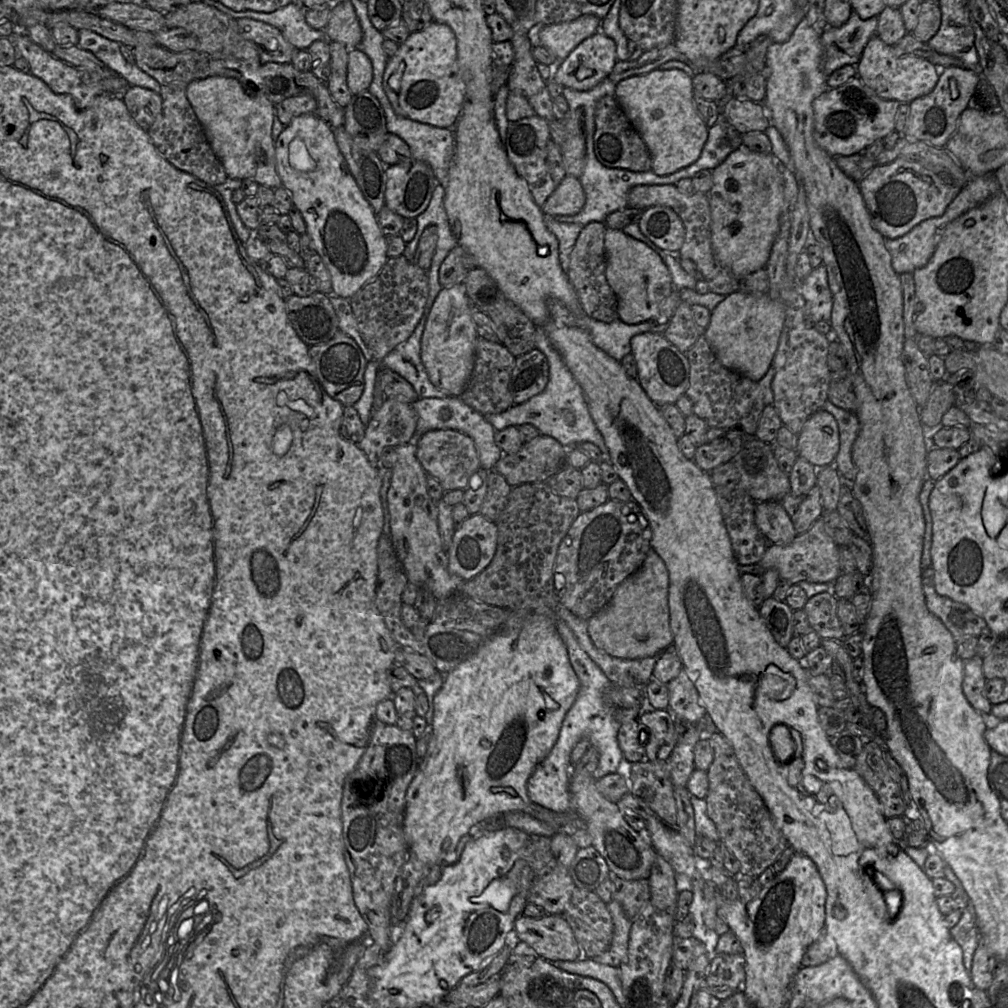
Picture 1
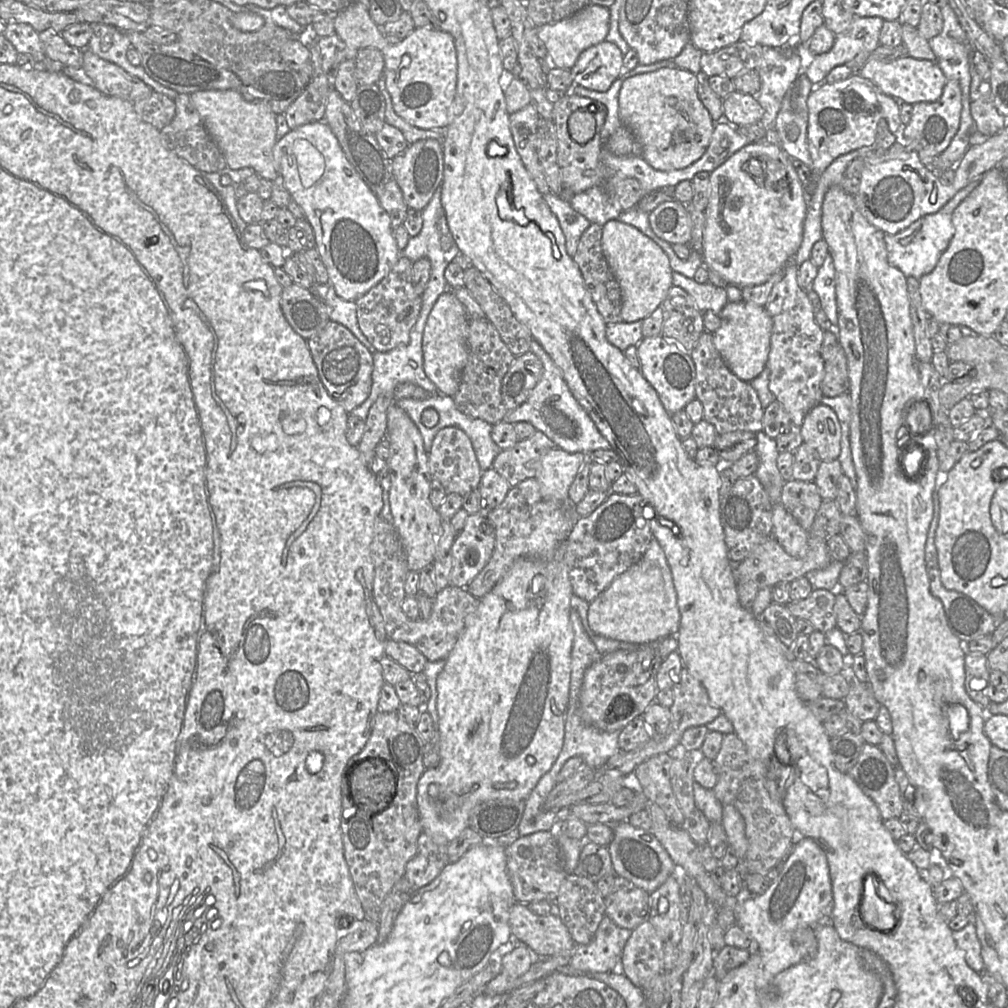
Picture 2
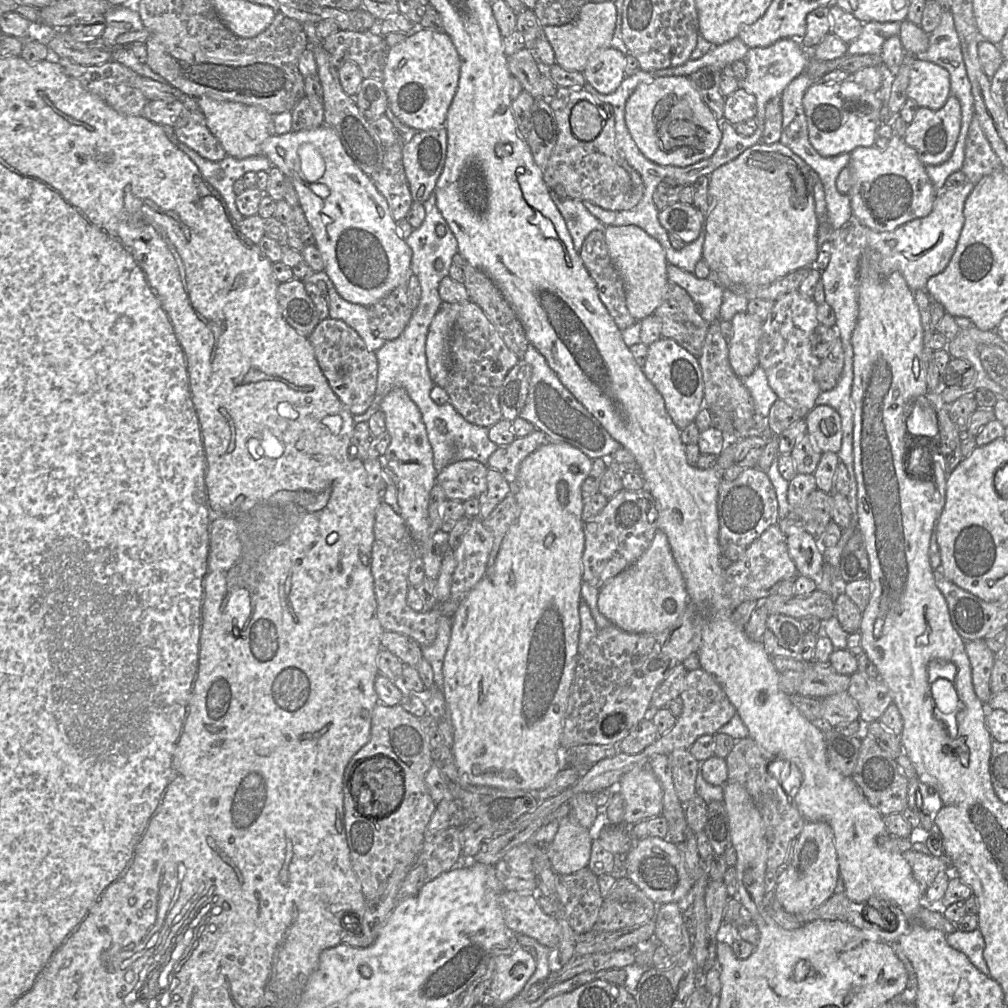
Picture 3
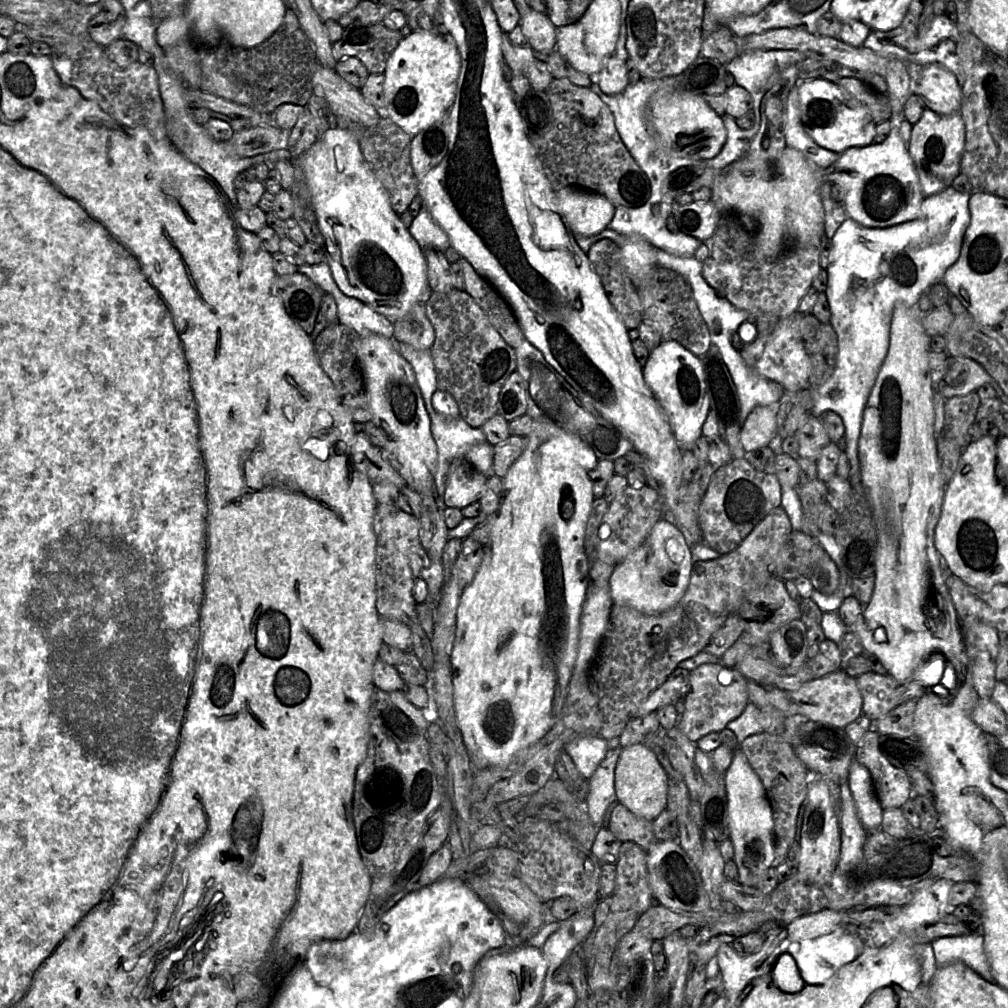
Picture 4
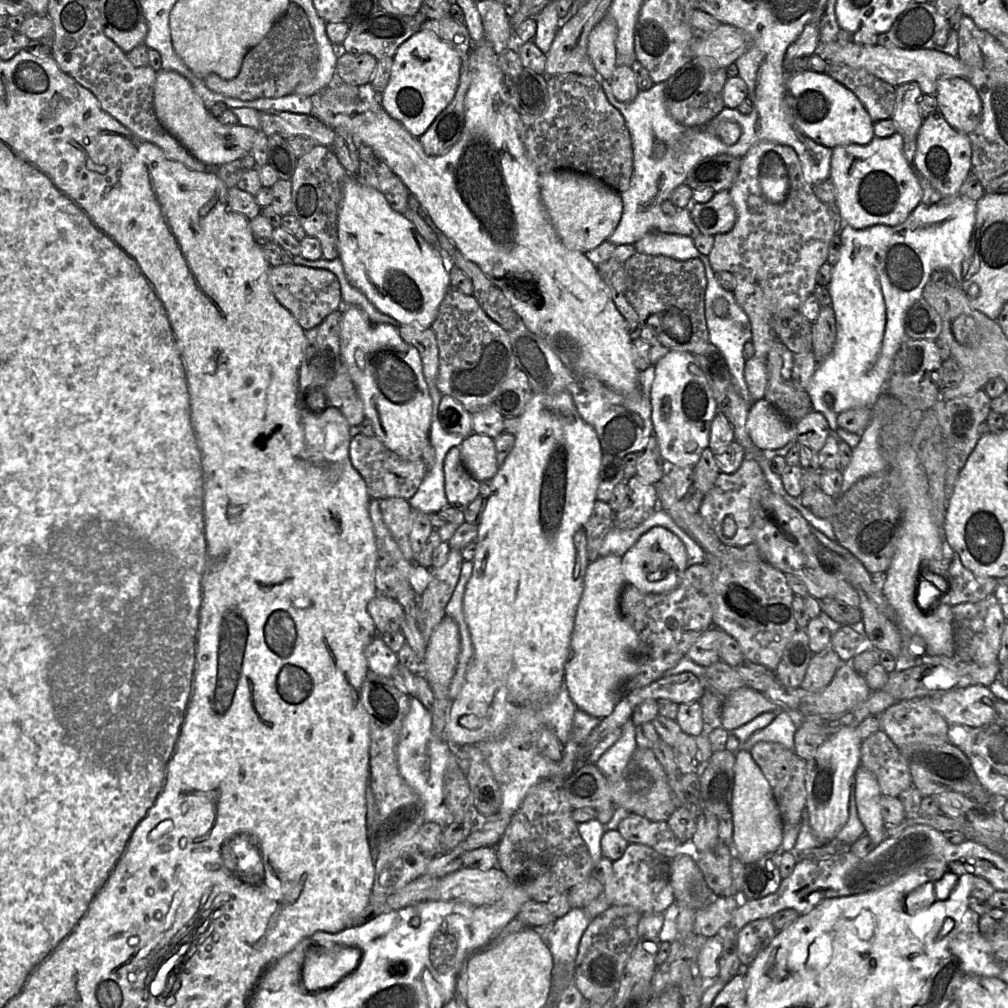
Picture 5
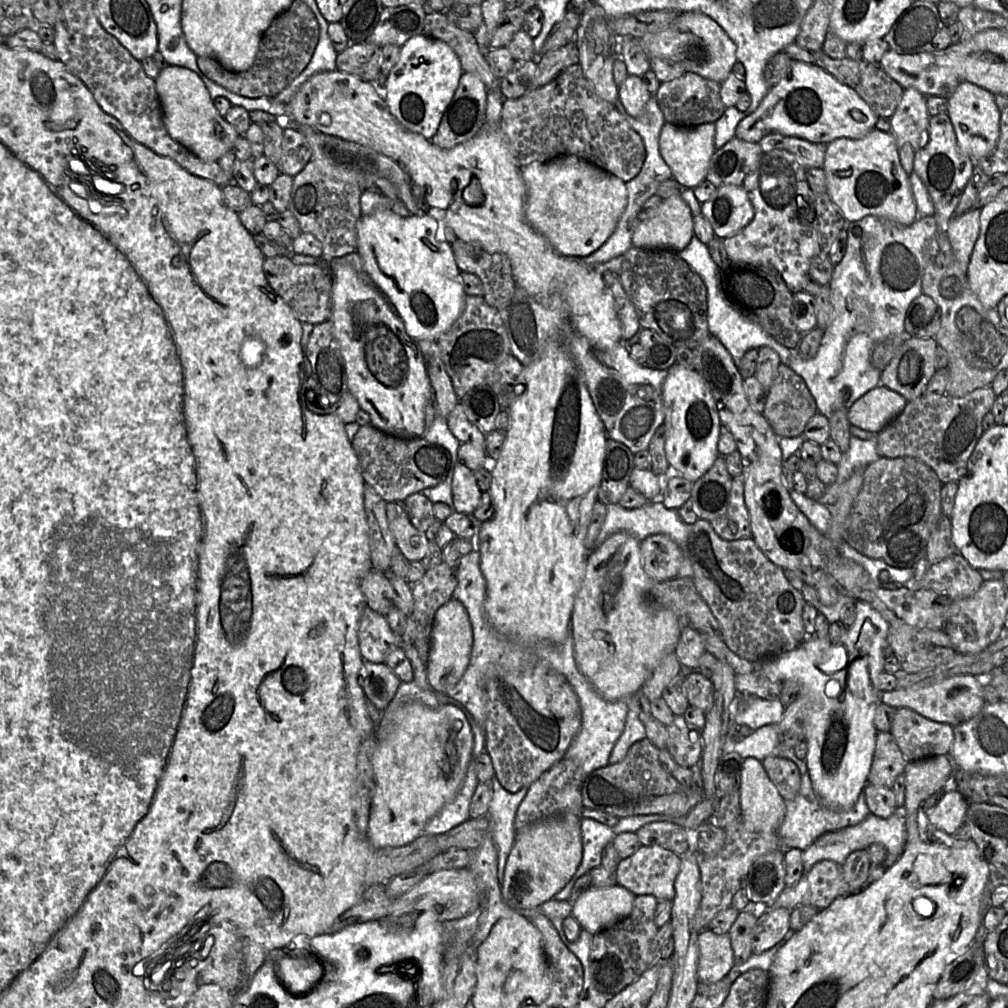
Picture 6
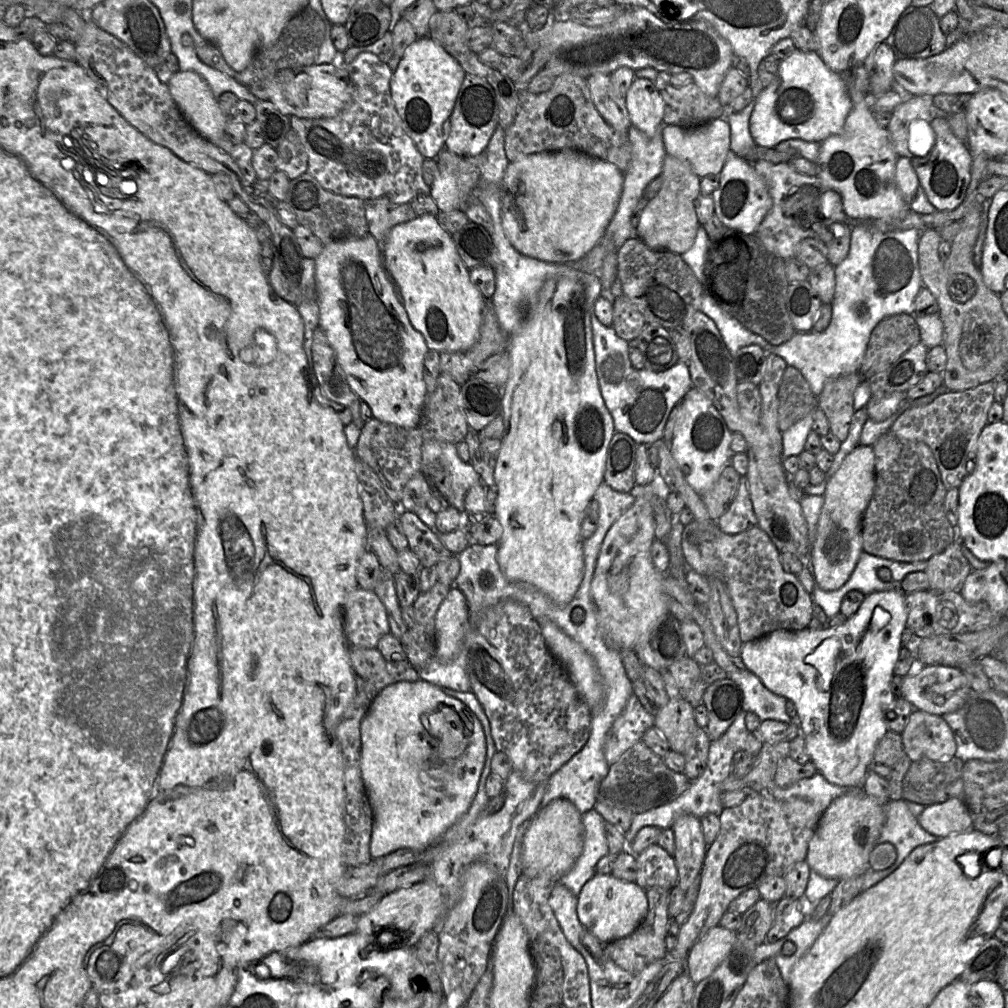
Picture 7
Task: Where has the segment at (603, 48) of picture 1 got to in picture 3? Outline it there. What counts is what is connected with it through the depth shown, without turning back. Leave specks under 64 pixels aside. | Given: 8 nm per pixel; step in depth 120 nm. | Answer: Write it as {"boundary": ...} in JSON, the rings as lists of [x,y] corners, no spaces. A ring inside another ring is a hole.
{"boundary":[[[605,47],[591,54],[582,73],[598,92],[610,94],[626,77],[625,67],[625,55],[613,47]]]}

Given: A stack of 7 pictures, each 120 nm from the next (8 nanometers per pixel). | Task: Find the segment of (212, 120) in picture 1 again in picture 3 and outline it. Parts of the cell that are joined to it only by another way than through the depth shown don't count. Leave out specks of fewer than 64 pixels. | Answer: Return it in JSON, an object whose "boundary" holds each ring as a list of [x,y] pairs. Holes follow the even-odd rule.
{"boundary":[[[206,96],[198,98],[197,104],[211,133],[218,139],[227,155],[234,158],[244,159],[262,154],[262,143],[274,134],[273,115],[261,107],[215,100]]]}

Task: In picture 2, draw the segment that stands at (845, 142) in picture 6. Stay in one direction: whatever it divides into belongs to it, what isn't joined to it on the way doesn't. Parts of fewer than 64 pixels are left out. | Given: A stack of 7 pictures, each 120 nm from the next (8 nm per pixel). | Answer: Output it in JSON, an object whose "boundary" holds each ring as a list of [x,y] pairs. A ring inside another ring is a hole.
{"boundary":[[[913,151],[905,159],[867,165],[862,171],[858,192],[854,197],[858,209],[873,226],[885,234],[895,235],[921,217],[939,211],[958,191],[979,176],[973,165],[969,168],[965,162],[958,162],[953,183],[943,185],[938,174],[926,167],[918,152]]]}

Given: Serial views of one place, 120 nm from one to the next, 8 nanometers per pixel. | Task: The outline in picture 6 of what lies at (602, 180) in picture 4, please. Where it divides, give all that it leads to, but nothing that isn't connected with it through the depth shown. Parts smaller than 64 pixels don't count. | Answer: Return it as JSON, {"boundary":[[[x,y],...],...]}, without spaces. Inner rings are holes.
{"boundary":[[[579,64],[567,67],[548,84],[518,99],[504,99],[500,130],[520,167],[574,155],[628,182],[645,161],[642,138],[614,105],[597,95]]]}

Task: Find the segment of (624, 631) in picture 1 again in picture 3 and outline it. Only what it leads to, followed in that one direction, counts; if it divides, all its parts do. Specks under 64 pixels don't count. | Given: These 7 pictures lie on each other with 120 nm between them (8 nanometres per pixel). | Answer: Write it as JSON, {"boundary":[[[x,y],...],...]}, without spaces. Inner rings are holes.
{"boundary":[[[657,528],[651,544],[641,557],[600,588],[597,605],[603,616],[624,631],[658,633],[678,619],[688,602],[685,580],[667,535]]]}

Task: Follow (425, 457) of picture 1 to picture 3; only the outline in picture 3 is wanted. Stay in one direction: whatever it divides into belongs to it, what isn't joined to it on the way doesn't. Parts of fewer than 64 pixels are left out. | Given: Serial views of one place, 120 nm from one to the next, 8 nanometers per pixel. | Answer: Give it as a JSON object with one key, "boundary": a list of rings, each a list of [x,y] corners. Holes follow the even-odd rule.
{"boundary":[[[466,459],[448,464],[436,477],[446,500],[460,500],[462,503],[479,496],[487,488],[487,465],[477,460]]]}

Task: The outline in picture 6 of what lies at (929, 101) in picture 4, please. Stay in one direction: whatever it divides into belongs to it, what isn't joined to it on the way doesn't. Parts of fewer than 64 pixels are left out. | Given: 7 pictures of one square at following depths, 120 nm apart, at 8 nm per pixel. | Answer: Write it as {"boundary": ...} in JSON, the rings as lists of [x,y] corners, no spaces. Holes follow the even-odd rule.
{"boundary":[[[961,82],[956,87],[956,89],[947,97],[946,113],[948,114],[950,120],[951,120],[951,123],[952,123],[954,131],[956,133],[957,140],[958,140],[958,143],[959,143],[961,150],[972,159],[972,161],[974,162],[974,167],[975,167],[978,160],[986,157],[987,155],[989,155],[994,150],[994,148],[996,147],[998,138],[999,138],[999,134],[1000,134],[1000,111],[999,111],[997,104],[995,102],[995,95],[993,93],[991,93],[990,91],[988,91],[982,87],[979,87],[973,83]]]}

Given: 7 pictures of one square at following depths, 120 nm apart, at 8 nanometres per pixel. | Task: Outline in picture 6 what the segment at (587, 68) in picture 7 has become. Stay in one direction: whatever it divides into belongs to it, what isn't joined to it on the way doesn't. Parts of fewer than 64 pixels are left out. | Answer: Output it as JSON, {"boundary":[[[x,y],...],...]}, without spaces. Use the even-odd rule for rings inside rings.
{"boundary":[[[683,12],[664,29],[639,40],[650,58],[661,58],[682,65],[685,71],[722,83],[730,73],[736,57],[736,45],[723,28],[709,16],[699,12]]]}

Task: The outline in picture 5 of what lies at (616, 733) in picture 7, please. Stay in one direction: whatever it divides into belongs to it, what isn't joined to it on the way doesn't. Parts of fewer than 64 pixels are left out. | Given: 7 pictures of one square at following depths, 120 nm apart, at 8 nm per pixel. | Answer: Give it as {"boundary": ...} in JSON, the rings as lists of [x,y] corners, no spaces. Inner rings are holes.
{"boundary":[[[631,719],[622,728],[621,737],[595,764],[610,782],[617,782],[622,777],[636,748],[636,726]]]}

